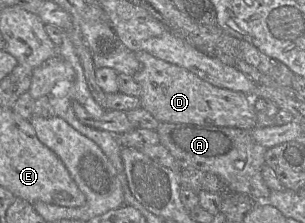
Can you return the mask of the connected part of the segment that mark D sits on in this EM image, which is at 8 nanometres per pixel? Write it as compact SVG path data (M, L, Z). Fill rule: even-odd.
M136 51L139 71L133 79L141 87L141 107L160 123L213 125L252 130L257 126L257 110L253 98L242 92L216 87L194 73L156 58L144 51Z

